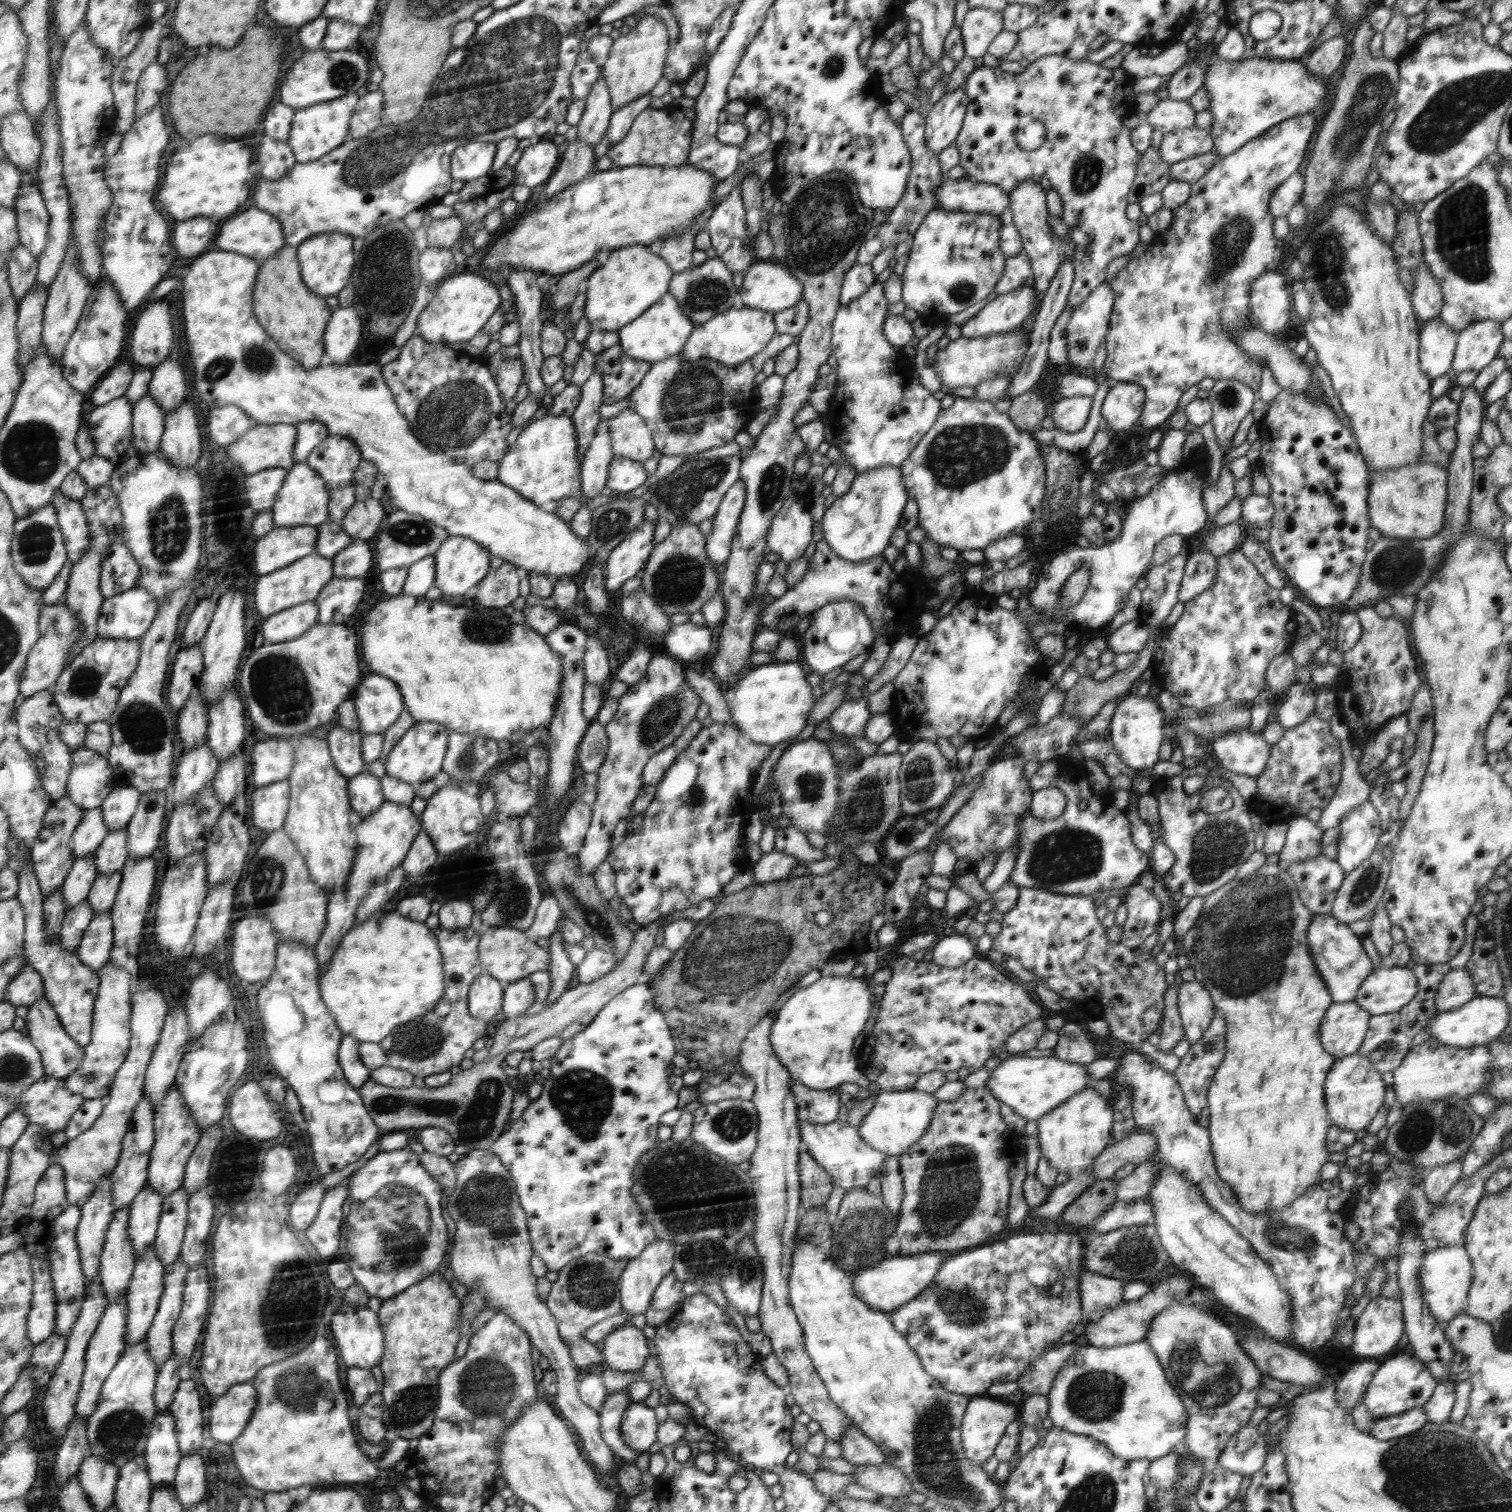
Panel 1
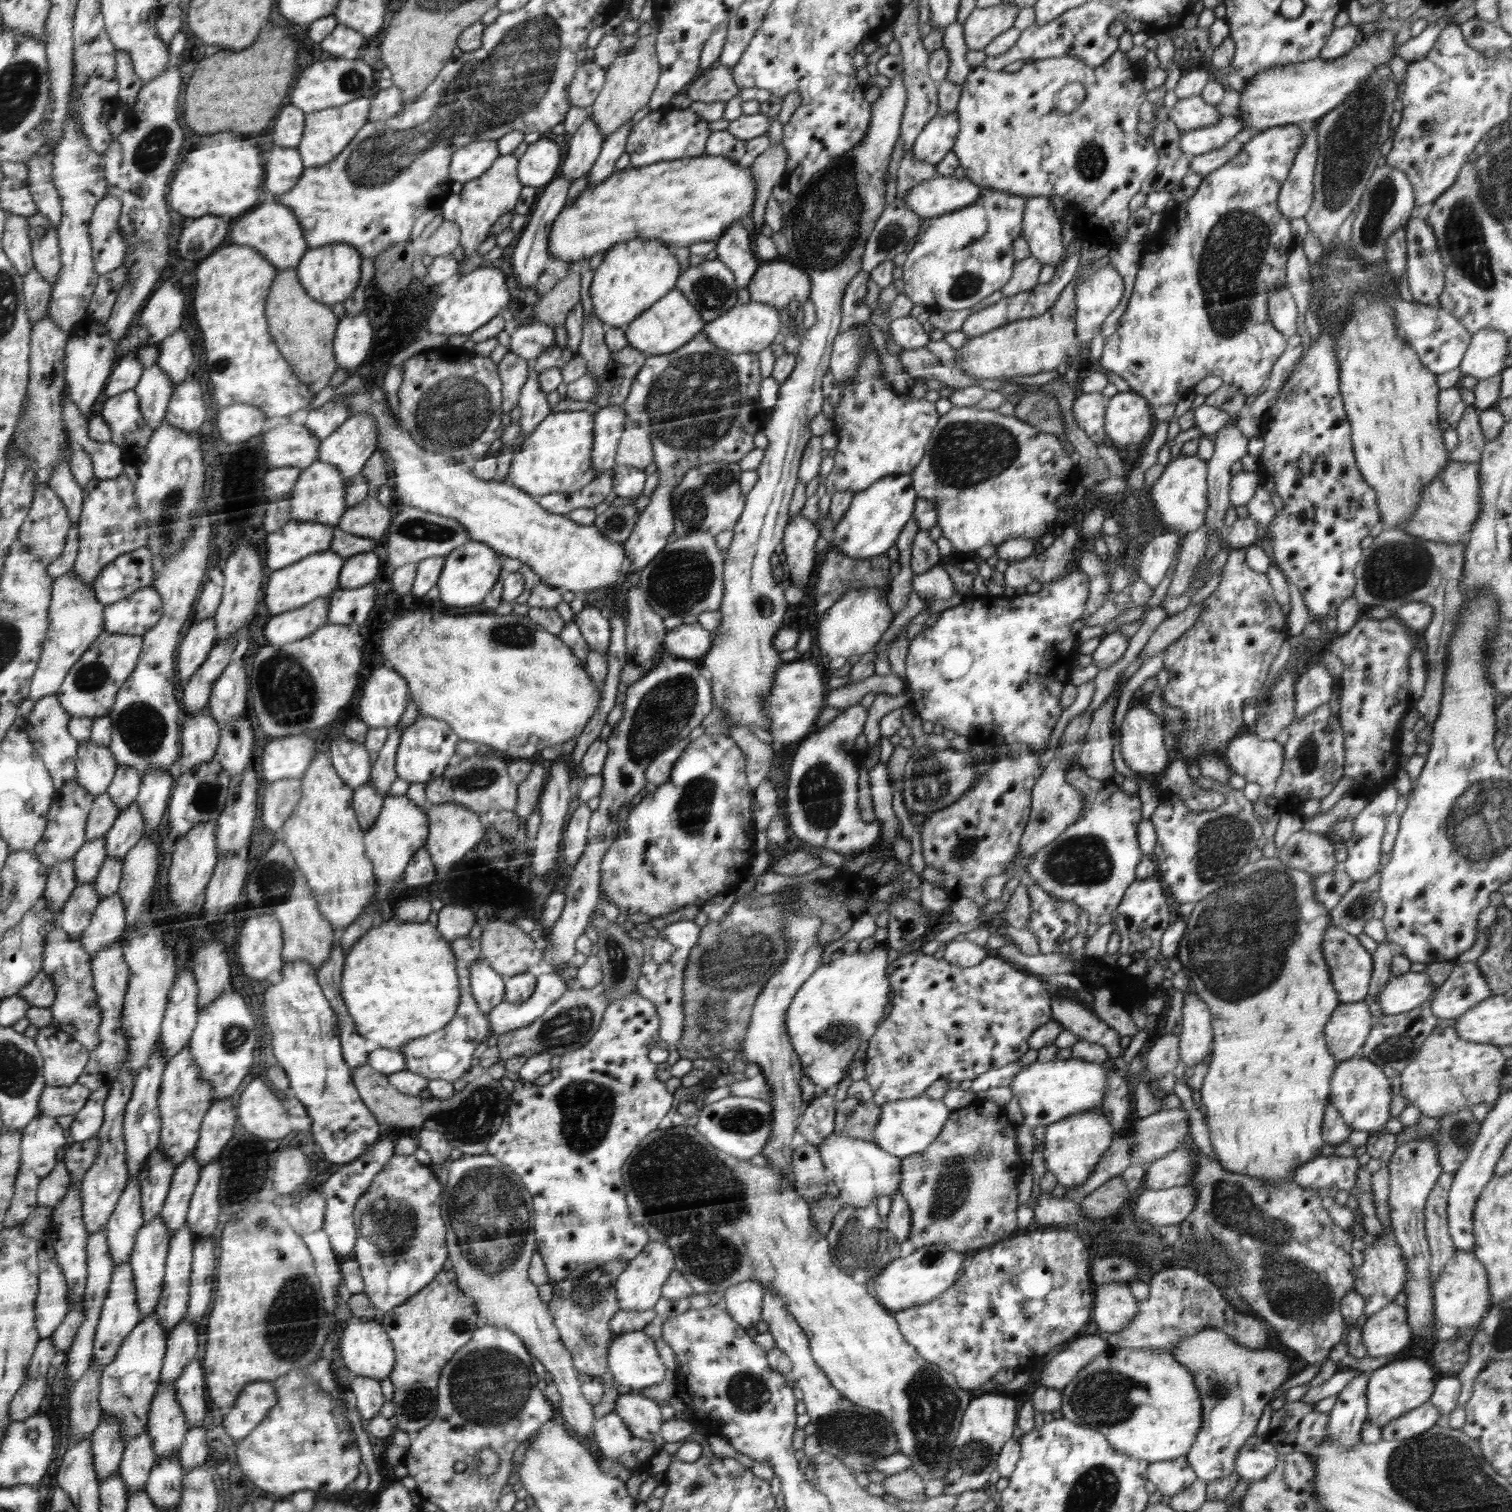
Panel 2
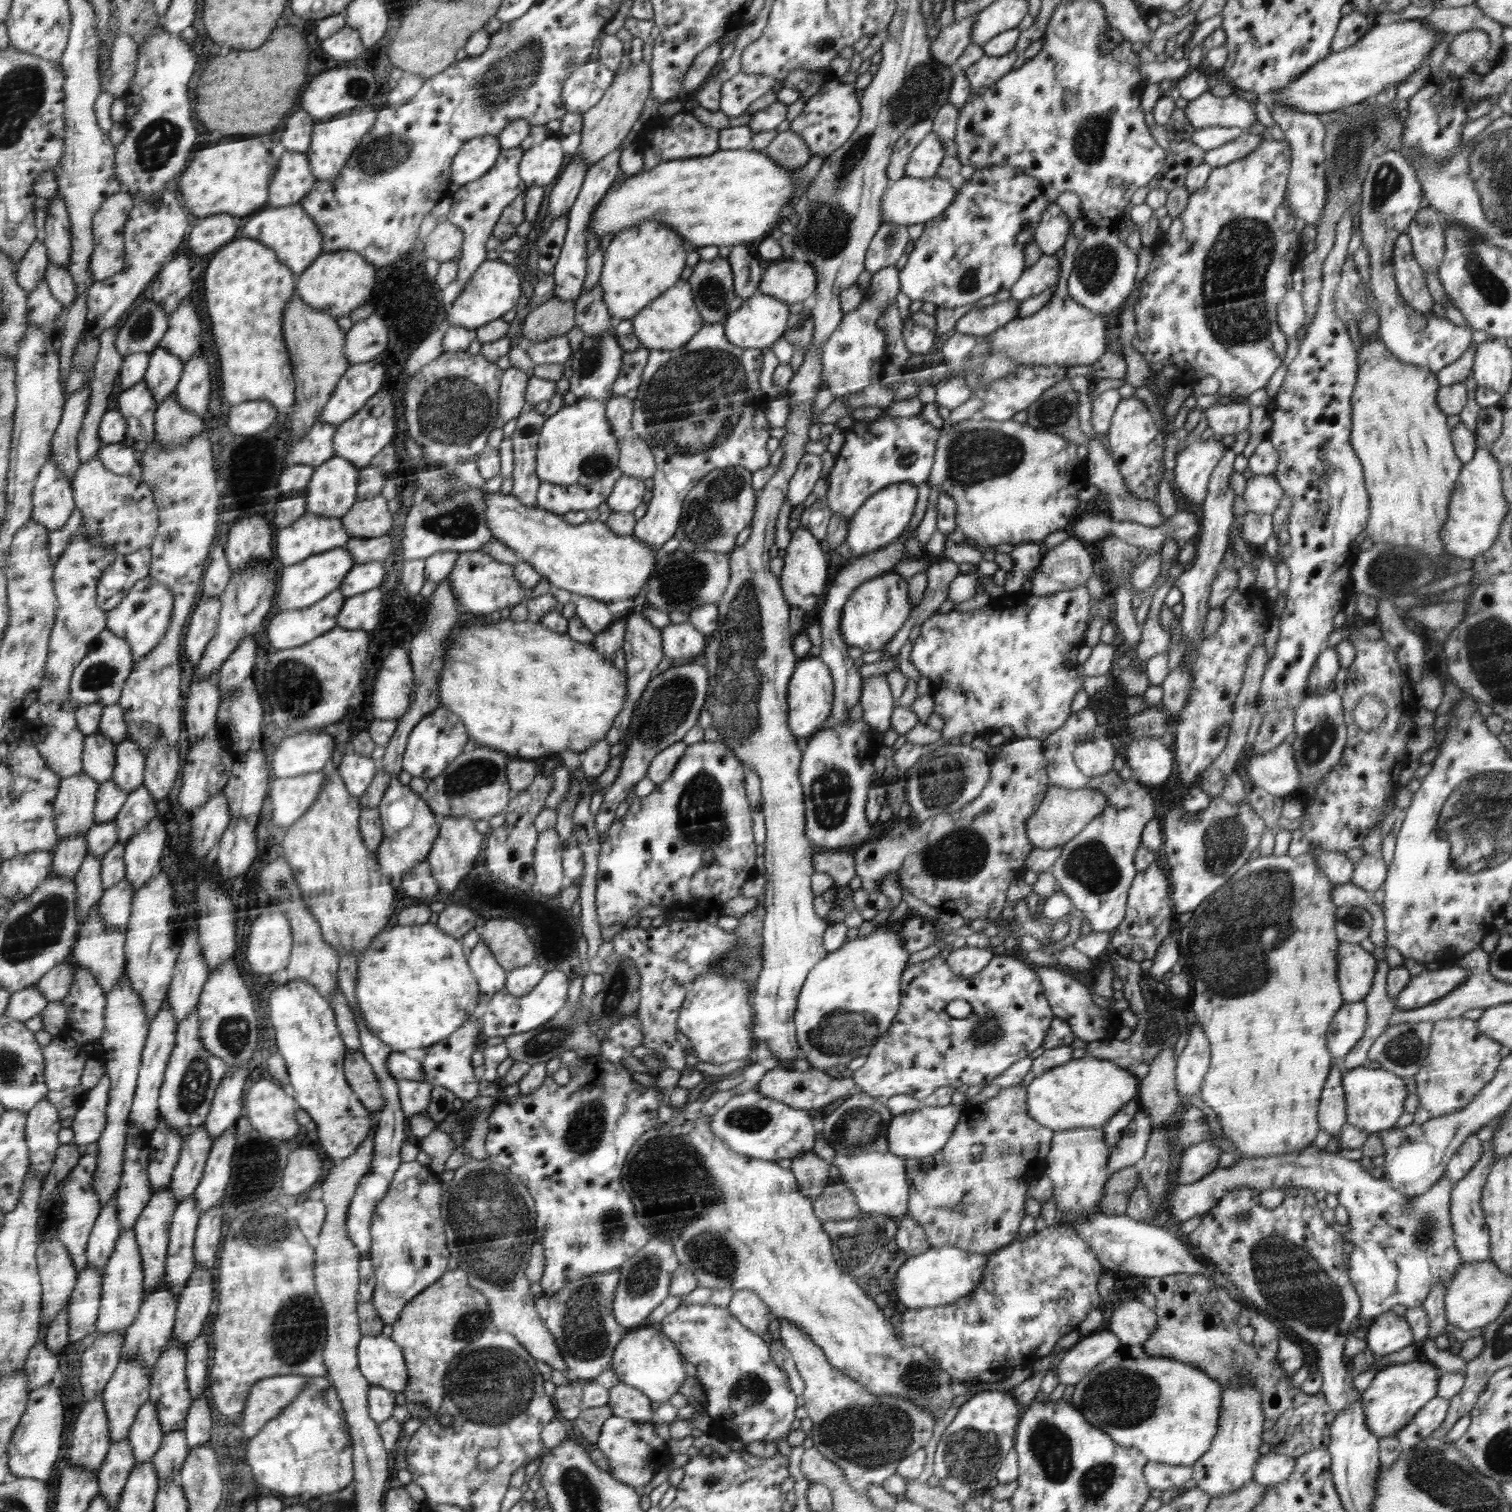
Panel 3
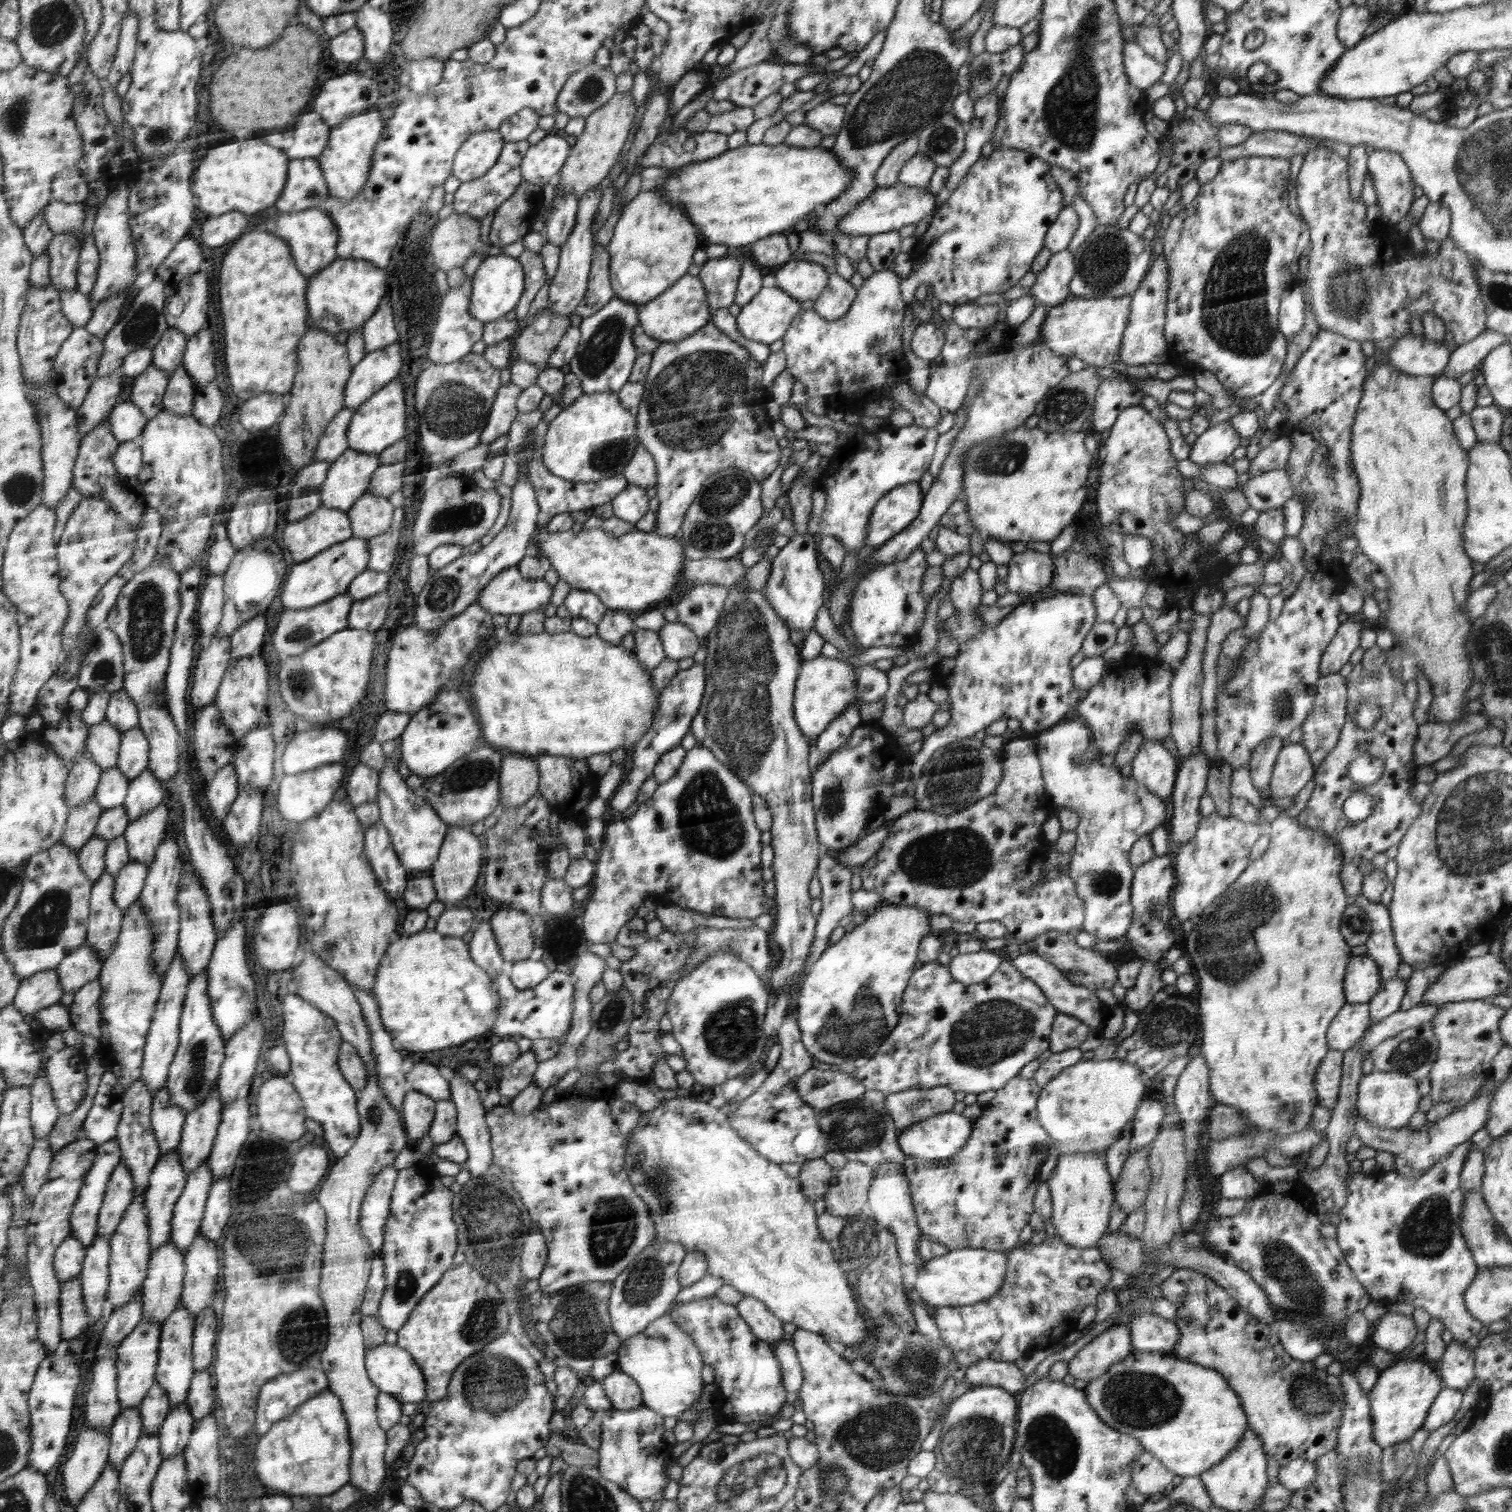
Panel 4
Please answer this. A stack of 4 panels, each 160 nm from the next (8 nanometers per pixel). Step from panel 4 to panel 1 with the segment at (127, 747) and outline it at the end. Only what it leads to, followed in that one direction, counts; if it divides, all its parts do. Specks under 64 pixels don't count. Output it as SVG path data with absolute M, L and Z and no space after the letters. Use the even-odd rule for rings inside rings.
M116 784L113 791L102 802L102 819L108 831L121 830L133 821L137 807L140 805L142 792L134 786Z

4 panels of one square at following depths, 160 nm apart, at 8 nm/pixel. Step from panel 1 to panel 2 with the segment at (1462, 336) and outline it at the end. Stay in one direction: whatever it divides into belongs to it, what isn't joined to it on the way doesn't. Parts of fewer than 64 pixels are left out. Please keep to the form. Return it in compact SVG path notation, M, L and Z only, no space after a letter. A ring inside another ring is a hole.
M1486 329L1472 333L1468 350L1459 365L1463 376L1479 379L1502 374L1509 357L1509 338L1498 330Z

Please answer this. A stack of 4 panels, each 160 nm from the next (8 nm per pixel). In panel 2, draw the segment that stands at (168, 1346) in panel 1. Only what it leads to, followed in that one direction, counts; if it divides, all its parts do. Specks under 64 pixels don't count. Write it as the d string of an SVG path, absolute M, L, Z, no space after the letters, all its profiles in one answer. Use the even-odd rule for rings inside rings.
M186 1224L181 1230L174 1232L174 1237L169 1242L164 1293L155 1310L160 1319L160 1327L164 1327L169 1334L177 1329L178 1323L182 1322L188 1310L194 1243L194 1235Z

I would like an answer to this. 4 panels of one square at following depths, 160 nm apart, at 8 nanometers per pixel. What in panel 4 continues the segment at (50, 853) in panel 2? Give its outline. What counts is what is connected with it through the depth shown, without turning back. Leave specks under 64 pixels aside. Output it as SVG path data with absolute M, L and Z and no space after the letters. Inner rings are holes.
M87 750L80 757L76 757L74 762L70 766L69 778L66 782L66 800L69 804L69 811L72 811L74 807L84 805L89 798L95 796L95 790L102 774L101 768L91 759L91 754Z

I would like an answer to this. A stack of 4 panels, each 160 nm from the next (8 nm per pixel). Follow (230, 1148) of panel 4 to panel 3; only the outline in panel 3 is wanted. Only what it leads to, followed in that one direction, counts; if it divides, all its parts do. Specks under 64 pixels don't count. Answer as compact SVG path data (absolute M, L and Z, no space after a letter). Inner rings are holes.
M227 1130L212 1143L207 1163L193 1196L201 1214L221 1202L232 1178L232 1154L236 1148L236 1134Z

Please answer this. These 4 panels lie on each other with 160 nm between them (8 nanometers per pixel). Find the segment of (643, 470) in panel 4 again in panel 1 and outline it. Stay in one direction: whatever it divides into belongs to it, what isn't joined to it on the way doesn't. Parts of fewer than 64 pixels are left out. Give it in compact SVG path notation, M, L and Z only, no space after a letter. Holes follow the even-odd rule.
M622 410L608 420L611 449L618 458L645 462L653 456L651 428L634 410Z

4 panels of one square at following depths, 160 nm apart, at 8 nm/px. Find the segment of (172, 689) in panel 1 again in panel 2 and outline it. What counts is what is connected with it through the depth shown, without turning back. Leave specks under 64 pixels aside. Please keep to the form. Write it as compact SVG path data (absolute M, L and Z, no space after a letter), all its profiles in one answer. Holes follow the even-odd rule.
M206 619L193 622L178 653L181 685L185 685L202 666L217 640L216 620Z

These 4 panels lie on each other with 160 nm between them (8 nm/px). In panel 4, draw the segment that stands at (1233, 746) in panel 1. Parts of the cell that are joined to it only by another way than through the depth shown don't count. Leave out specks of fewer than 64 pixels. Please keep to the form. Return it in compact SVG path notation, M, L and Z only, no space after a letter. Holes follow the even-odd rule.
M1287 742L1273 766L1267 791L1269 797L1296 796L1314 777L1315 769L1302 743Z

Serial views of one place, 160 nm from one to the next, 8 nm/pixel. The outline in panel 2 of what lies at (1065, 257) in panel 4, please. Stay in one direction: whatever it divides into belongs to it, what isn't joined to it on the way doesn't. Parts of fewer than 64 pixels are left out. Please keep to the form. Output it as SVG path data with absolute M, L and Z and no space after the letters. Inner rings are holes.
M1032 256L1016 261L1010 280L1000 289L1003 296L1012 296L1022 291L1030 291L1038 283L1038 275L1043 264Z

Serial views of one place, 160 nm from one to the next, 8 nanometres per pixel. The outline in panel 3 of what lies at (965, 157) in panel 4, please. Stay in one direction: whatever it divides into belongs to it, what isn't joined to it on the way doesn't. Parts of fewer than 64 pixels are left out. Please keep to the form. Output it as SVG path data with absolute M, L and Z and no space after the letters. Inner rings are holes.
M1016 49L998 57L985 54L976 63L964 70L971 90L991 87L998 79L1013 70L1014 63L1020 56Z

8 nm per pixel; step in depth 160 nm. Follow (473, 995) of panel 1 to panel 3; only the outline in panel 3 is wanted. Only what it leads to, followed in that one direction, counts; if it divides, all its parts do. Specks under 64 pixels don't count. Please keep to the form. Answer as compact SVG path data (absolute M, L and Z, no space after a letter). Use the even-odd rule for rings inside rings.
M483 940L470 952L469 966L477 977L482 1004L490 1002L492 996L505 988L507 973L496 963L494 955Z

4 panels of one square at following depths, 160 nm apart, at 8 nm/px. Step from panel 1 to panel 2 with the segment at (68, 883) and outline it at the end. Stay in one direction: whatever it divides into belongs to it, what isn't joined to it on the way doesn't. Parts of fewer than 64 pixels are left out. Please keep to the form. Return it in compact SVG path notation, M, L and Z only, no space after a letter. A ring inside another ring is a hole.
M105 837L86 842L73 859L77 885L94 882L106 858Z

